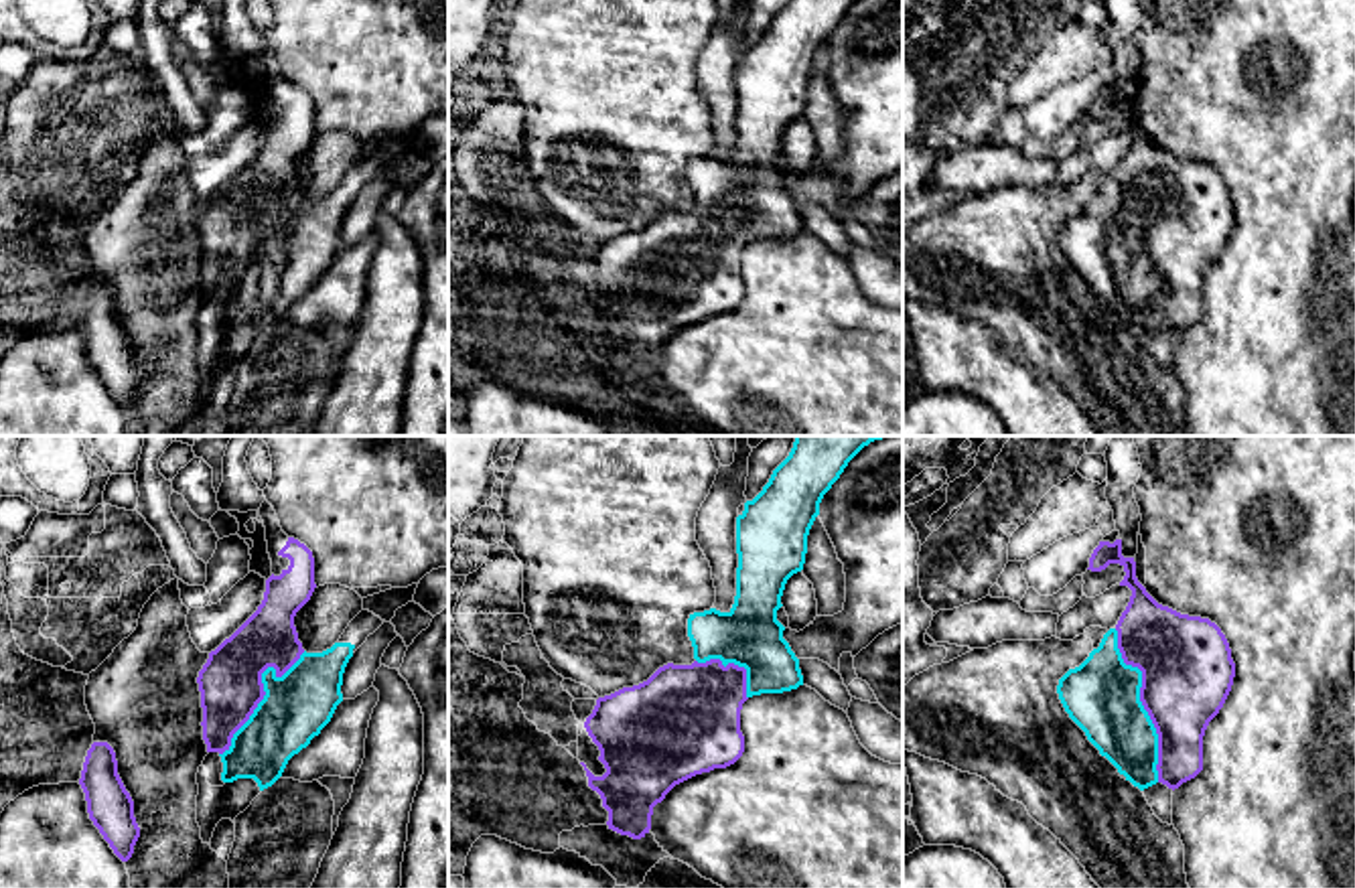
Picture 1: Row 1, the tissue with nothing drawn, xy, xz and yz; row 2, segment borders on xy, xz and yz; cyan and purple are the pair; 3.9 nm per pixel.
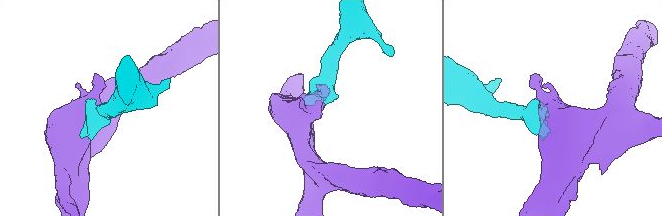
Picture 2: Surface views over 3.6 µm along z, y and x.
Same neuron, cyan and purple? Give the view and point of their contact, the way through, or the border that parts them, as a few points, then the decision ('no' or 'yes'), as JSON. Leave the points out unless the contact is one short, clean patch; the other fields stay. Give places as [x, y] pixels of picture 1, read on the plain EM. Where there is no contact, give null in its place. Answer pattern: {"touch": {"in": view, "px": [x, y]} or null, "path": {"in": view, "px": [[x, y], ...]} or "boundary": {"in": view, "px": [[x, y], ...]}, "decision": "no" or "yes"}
{"touch": {"in": "yz", "px": [1140, 248]}, "decision": "yes"}

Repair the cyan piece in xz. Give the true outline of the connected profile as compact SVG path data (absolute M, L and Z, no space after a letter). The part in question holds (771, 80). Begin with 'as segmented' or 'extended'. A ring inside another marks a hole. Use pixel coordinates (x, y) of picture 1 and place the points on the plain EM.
extended | M789 0L763 36L736 63L736 142L728 158L716 154L688 164L692 211L667 209L647 227L598 243L584 274L598 292L607 318L594 322L580 308L588 332L609 357L609 375L641 385L651 375L653 353L680 328L734 310L744 298L742 249L761 239L783 239L803 231L799 205L777 166L787 126L803 116L807 81L819 49L856 0Z

